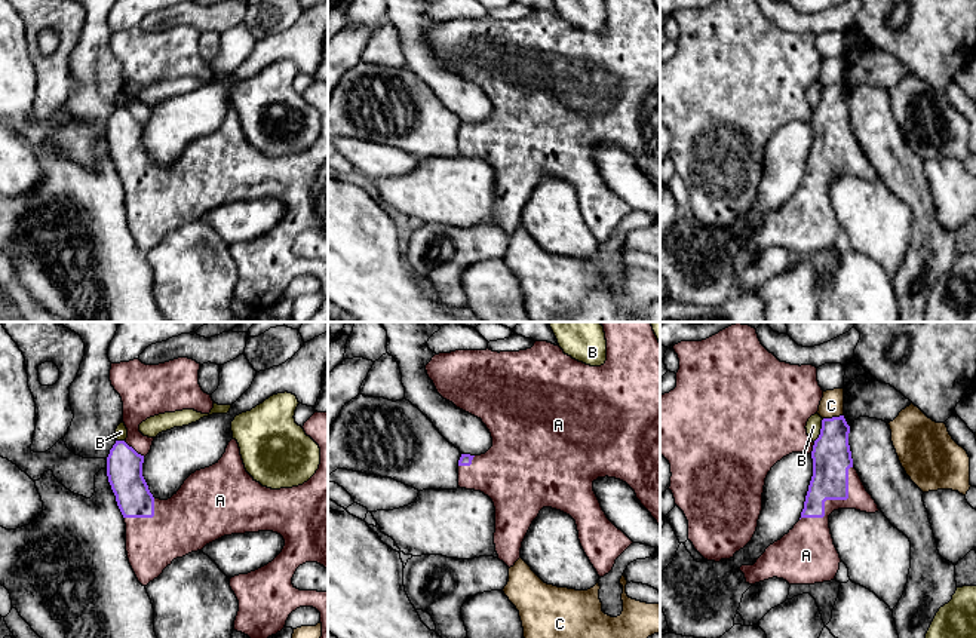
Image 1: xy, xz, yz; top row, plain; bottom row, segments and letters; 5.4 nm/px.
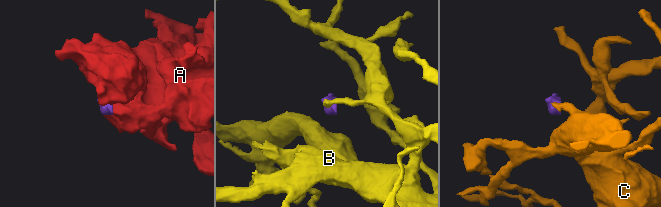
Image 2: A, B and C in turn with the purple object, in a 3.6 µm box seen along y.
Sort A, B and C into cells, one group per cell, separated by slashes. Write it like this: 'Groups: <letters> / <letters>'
Groups: A / B / C

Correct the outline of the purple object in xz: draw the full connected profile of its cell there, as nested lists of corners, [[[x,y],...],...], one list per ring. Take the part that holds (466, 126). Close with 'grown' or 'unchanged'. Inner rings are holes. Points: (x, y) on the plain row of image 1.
[[[605,0],[607,28],[601,34],[590,34],[565,22],[559,13],[547,9],[535,9],[531,16],[519,19],[492,19],[487,18],[455,18],[439,21],[426,33],[429,46],[433,49],[438,61],[452,70],[457,76],[478,85],[487,93],[492,105],[492,114],[481,123],[461,122],[458,128],[458,154],[481,159],[488,163],[495,175],[494,212],[498,227],[509,236],[521,226],[522,209],[543,175],[552,175],[570,182],[577,193],[580,212],[596,237],[599,245],[608,242],[616,227],[633,211],[621,197],[619,197],[605,182],[593,159],[593,150],[598,145],[616,145],[626,150],[636,162],[641,172],[651,181],[660,193],[660,9],[654,0]]]; grown

